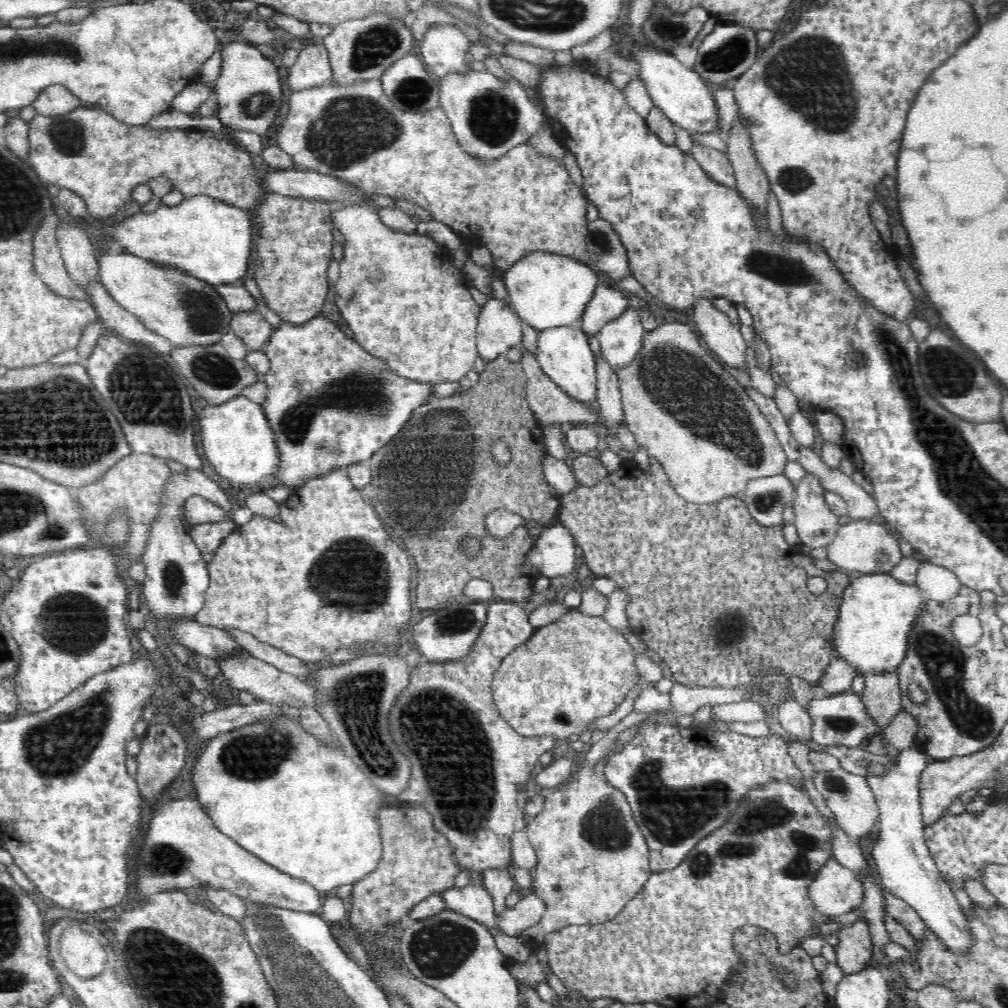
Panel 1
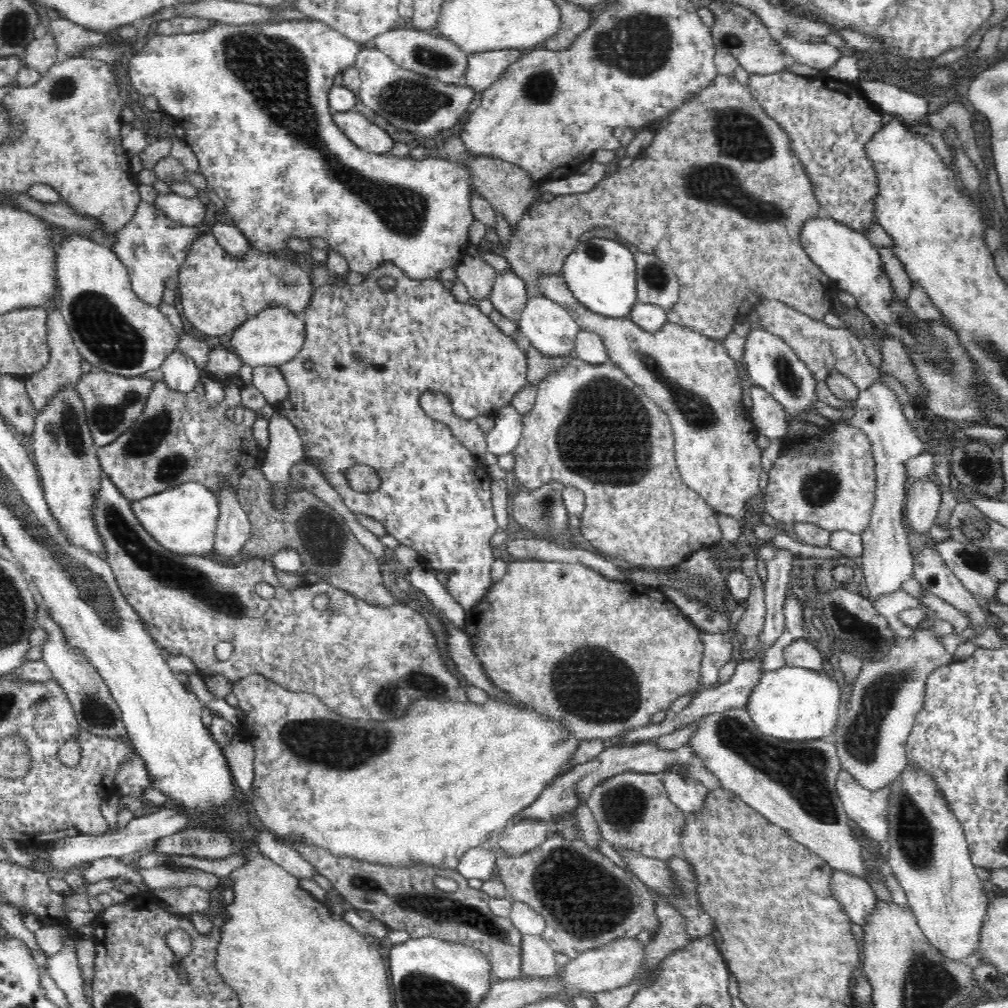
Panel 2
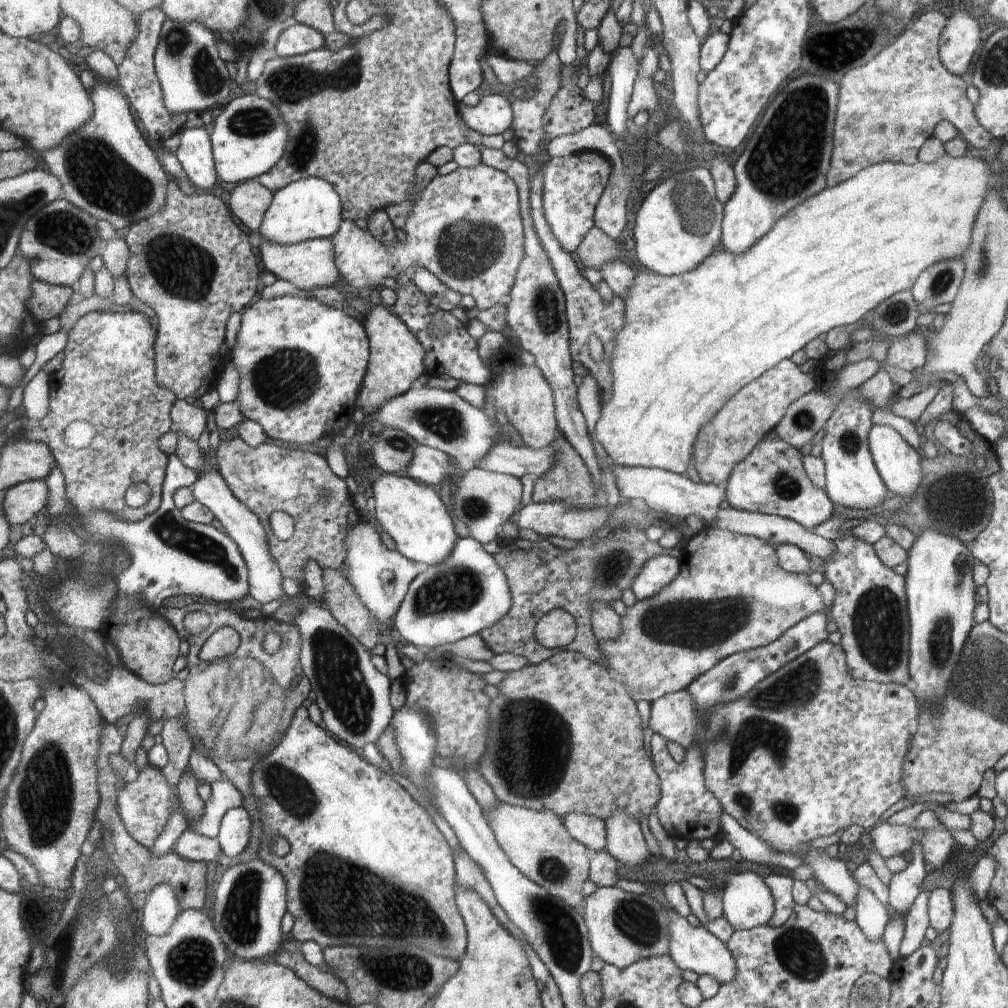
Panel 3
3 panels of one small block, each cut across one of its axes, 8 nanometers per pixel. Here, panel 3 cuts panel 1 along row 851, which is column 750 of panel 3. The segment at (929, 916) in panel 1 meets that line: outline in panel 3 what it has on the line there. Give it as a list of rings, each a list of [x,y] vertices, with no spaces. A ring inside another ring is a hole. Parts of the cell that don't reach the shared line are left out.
[[[731,874],[723,892],[723,916],[733,930],[768,925],[775,915],[775,900],[757,874]]]

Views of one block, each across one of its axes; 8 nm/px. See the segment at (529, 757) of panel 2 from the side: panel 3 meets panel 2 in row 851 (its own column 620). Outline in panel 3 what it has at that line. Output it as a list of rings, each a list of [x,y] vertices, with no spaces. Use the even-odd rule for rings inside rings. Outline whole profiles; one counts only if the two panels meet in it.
[[[946,154],[933,164],[919,160],[912,165],[882,162],[867,166],[867,169],[862,170],[856,177],[840,182],[834,187],[828,187],[806,201],[800,202],[790,213],[780,218],[774,228],[746,253],[734,255],[721,248],[716,254],[708,256],[698,268],[673,276],[640,272],[623,296],[624,323],[614,336],[613,350],[609,356],[613,386],[611,394],[601,400],[601,414],[594,431],[594,438],[602,444],[610,462],[618,467],[655,467],[685,475],[703,427],[708,425],[708,422],[711,422],[744,386],[756,381],[756,378],[763,376],[768,370],[775,369],[785,359],[790,359],[796,350],[804,348],[812,338],[818,338],[822,333],[828,333],[842,324],[854,324],[876,304],[882,304],[882,300],[912,290],[920,274],[930,266],[957,257],[963,260],[971,242],[976,216],[988,194],[992,191],[1001,192],[1000,181],[1001,176],[994,174],[988,162],[982,158],[968,156],[953,158]]]

